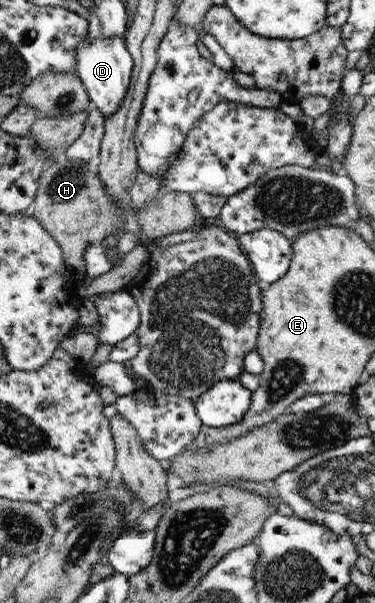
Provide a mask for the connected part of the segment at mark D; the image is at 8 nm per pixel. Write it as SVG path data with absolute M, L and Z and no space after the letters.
M90 37L78 44L77 75L84 88L89 92L92 107L110 117L121 109L124 99L129 94L133 78L133 56L125 42L125 37Z

